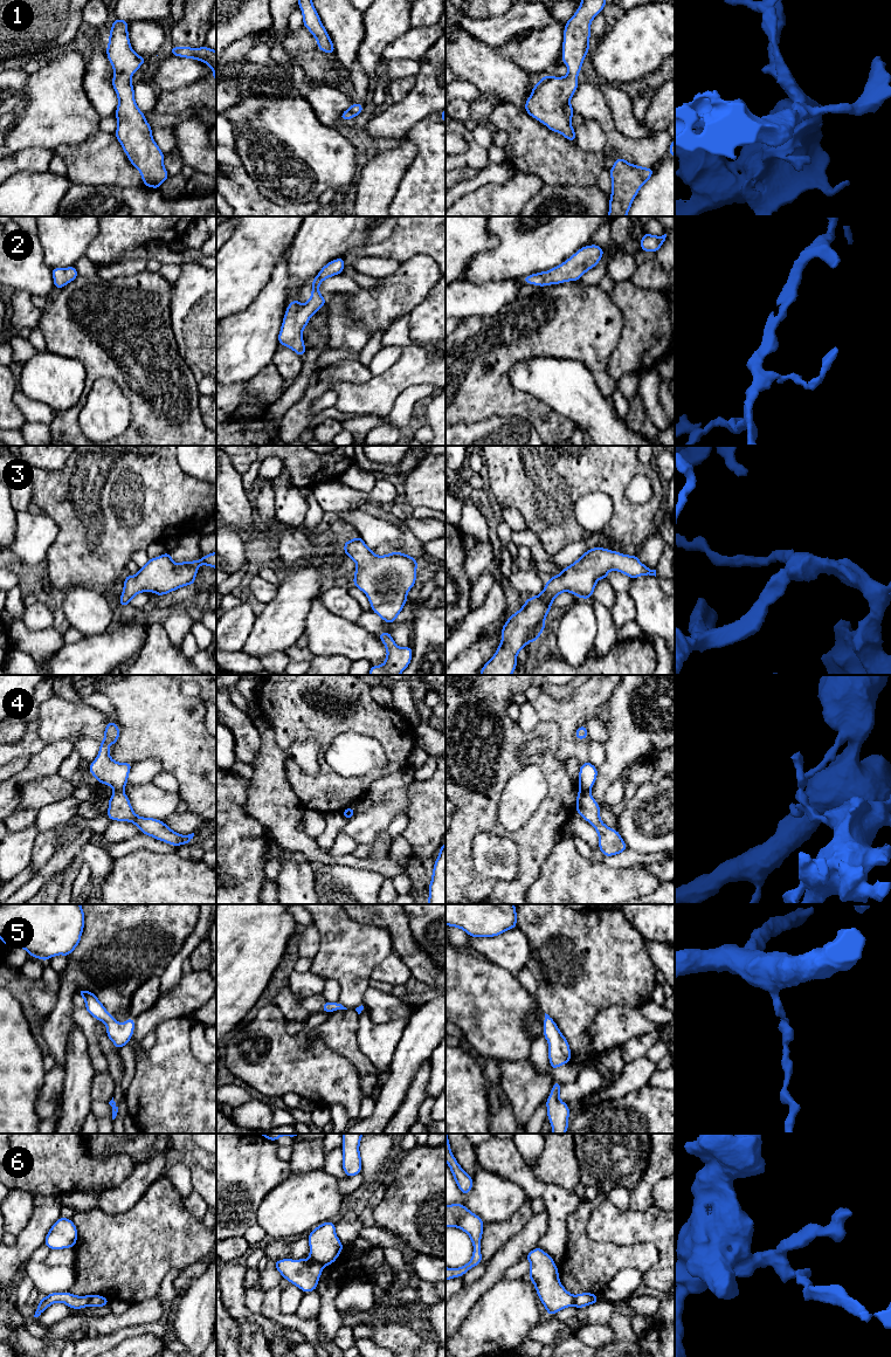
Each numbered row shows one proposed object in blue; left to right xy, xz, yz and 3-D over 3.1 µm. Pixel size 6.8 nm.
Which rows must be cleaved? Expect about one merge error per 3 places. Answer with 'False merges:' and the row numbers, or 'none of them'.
False merges: 4, 6

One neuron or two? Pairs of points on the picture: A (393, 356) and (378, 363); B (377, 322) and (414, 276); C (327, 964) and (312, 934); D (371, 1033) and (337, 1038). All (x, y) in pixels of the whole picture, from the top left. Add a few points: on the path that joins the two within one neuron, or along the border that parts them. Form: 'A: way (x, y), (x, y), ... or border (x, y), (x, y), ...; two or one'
A: way (389, 356), (381, 362); one
B: way (381, 310), (403, 288); one
C: border (313, 923), (320, 944), (311, 958); two
D: border (358, 1014), (357, 1045), (370, 1060); two

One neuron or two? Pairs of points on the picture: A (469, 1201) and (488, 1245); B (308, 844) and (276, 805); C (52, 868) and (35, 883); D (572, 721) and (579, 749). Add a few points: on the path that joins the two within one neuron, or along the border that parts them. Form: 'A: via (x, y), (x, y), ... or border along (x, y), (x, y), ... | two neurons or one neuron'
A: border along (511, 1216), (504, 1220), (487, 1221), (484, 1224) | two neurons
B: via (297, 838), (281, 821), (280, 815) | one neuron
C: via (48, 872), (39, 880) | one neuron
D: via (570, 728), (570, 739), (572, 742) | one neuron

